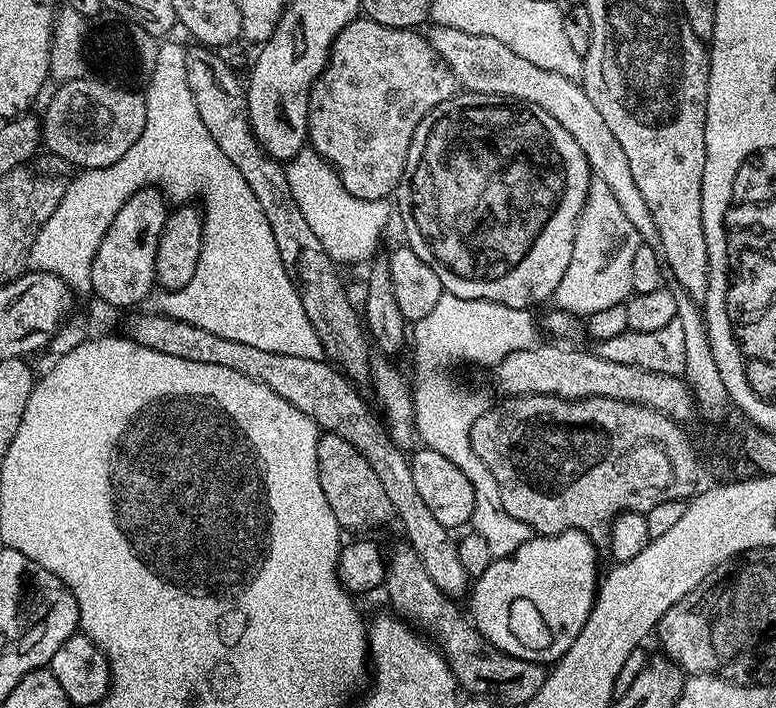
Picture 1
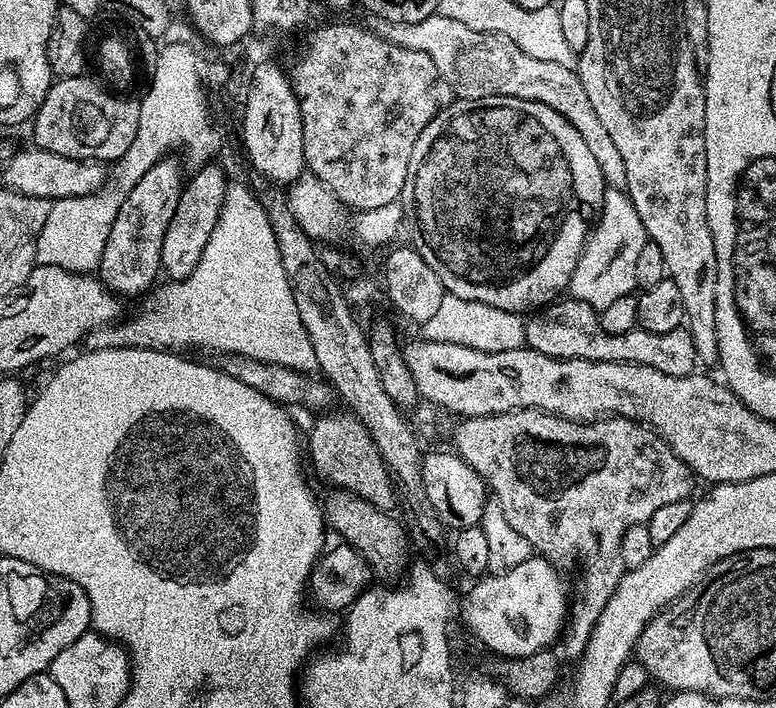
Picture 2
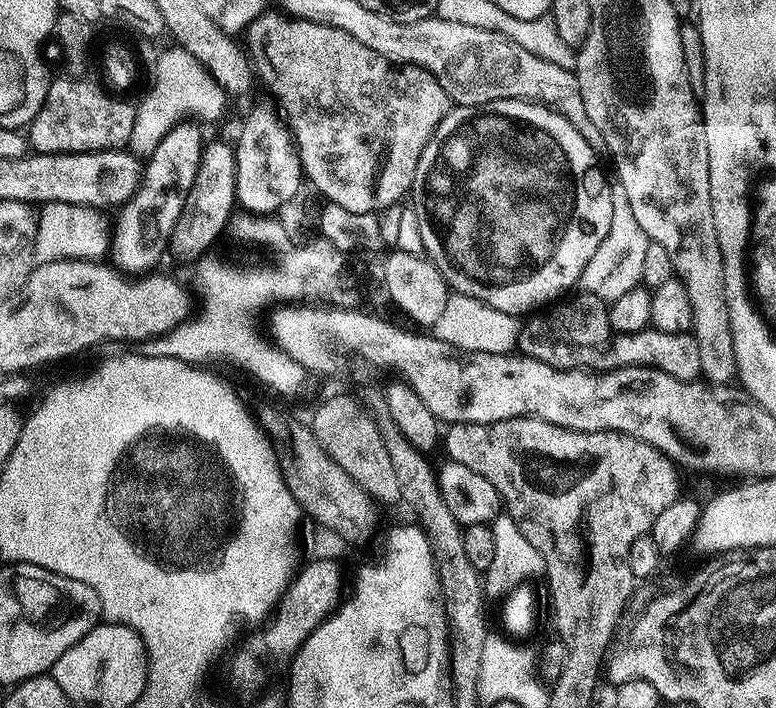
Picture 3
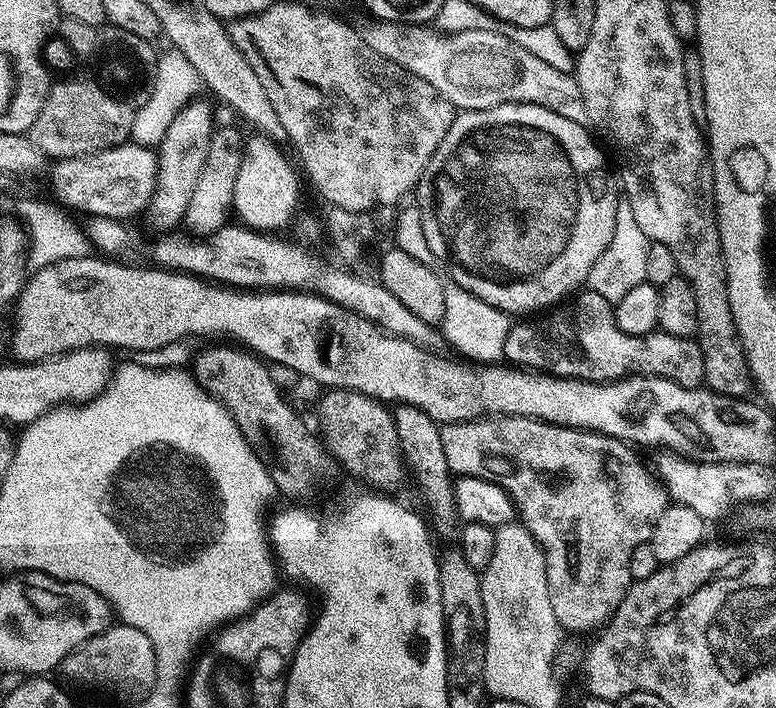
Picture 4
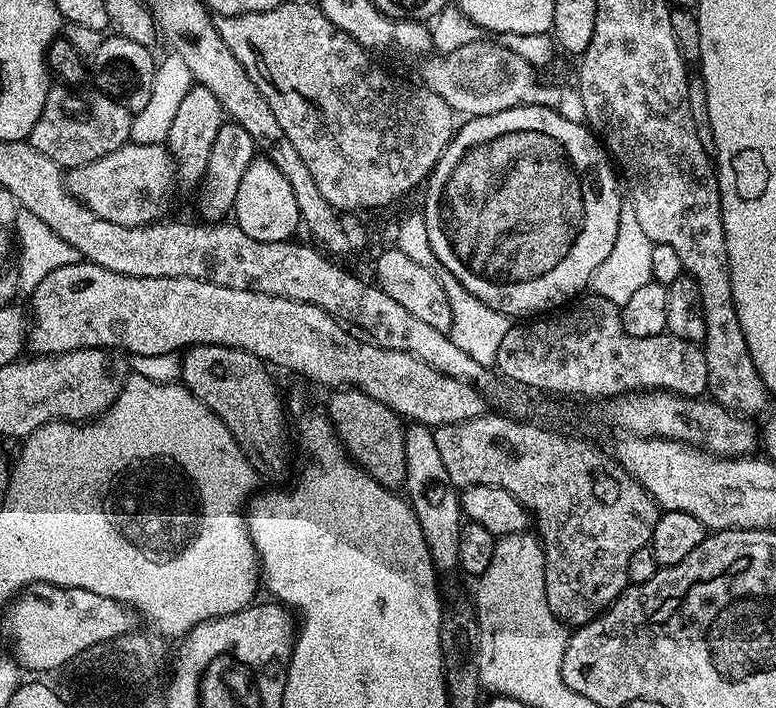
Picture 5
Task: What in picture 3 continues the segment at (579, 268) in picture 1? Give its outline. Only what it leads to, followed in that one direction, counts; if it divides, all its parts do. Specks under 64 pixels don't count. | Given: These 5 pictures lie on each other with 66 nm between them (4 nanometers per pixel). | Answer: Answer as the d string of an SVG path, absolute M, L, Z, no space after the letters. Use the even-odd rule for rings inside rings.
M613 191L612 201L614 202L614 219L610 222L610 230L606 238L602 238L602 244L598 250L594 250L594 256L590 262L586 262L586 270L582 270L579 287L587 295L597 296L599 300L611 302L622 298L632 288L640 284L642 278L642 262L646 255L646 246L649 239L638 226L634 218L634 210L630 210L630 202L622 191Z

